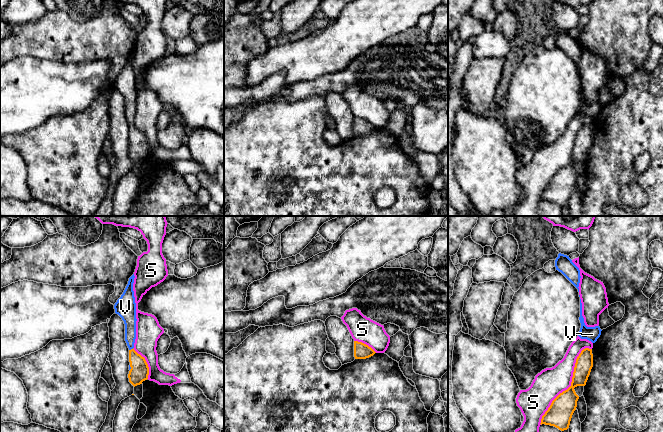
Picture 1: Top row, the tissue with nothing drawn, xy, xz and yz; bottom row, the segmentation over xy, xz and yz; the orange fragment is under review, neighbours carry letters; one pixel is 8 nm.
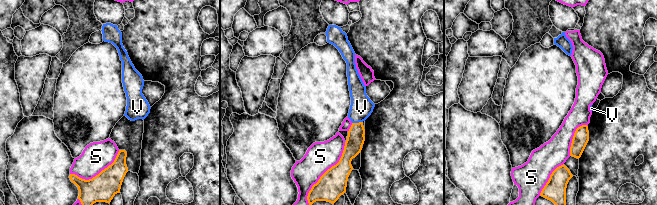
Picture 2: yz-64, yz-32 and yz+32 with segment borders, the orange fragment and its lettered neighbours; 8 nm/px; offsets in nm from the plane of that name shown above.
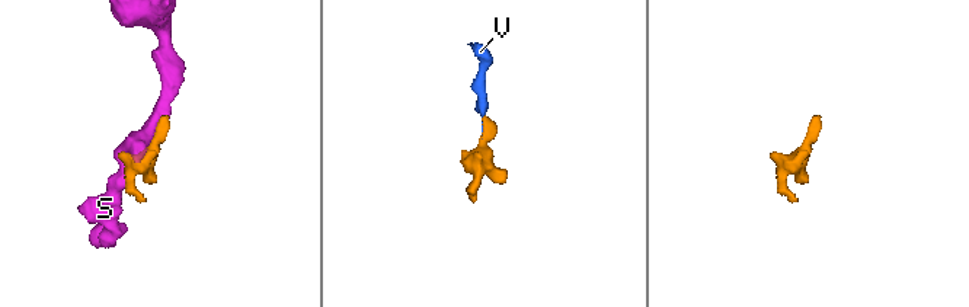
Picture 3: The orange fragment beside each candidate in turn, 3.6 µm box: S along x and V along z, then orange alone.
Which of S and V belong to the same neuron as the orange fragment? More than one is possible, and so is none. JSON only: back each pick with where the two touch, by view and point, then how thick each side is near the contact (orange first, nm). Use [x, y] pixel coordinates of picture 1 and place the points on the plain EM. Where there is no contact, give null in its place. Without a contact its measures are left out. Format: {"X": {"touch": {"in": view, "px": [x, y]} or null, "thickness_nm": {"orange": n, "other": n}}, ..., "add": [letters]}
{"V": {"touch": {"in": "xy", "px": [131, 125]}, "thickness_nm": {"orange": 150, "other": 110}}, "add": ["V"]}

